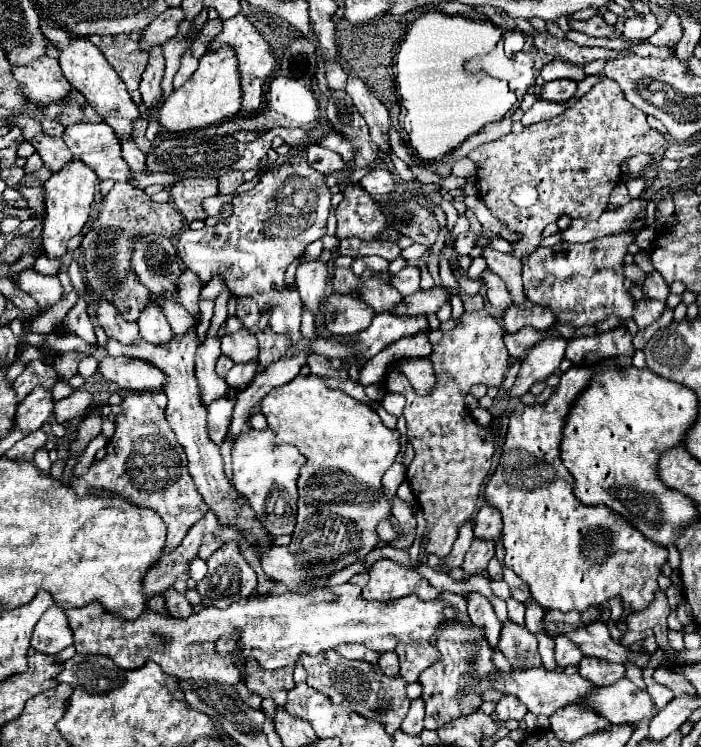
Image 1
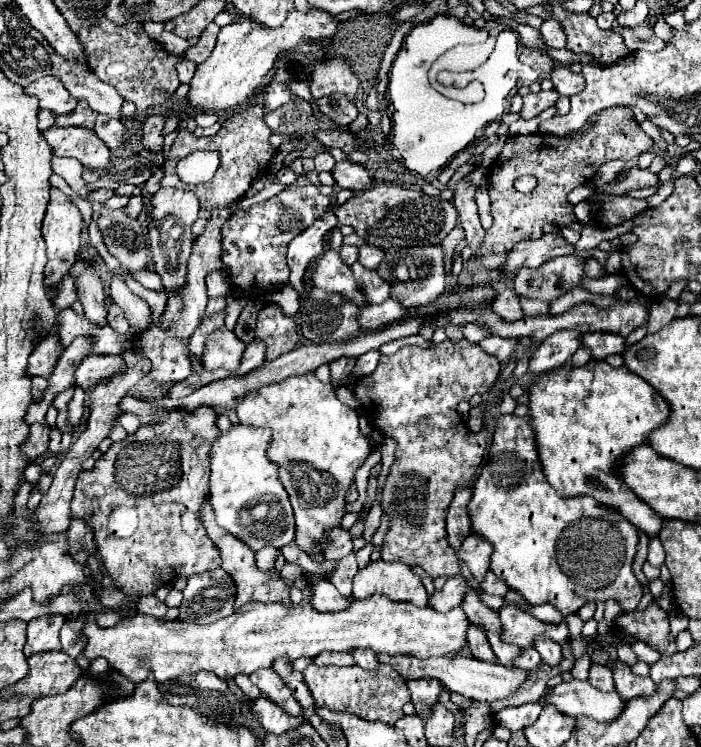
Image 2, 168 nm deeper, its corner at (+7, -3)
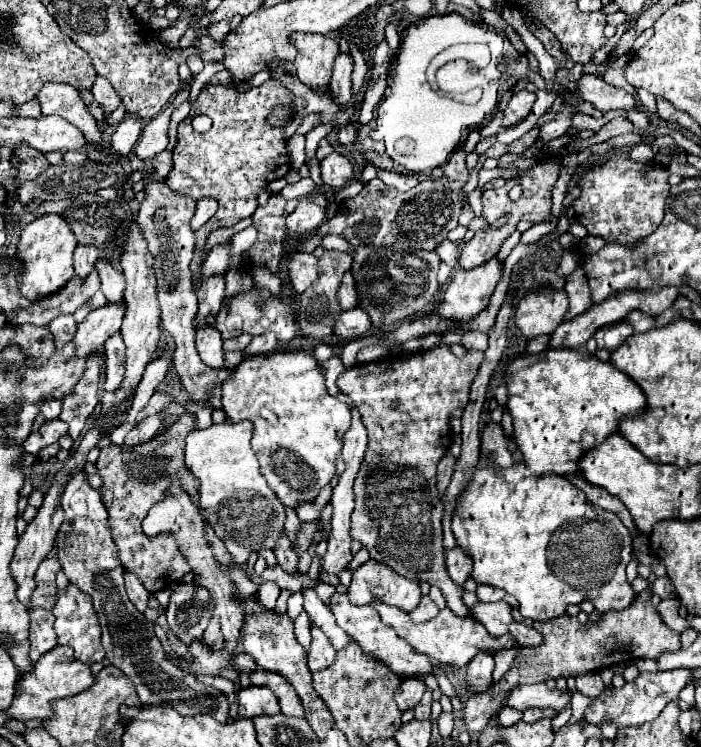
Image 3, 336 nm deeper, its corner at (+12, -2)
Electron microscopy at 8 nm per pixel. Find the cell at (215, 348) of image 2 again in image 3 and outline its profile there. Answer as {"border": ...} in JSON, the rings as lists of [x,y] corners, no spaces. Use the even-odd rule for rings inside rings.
{"border":[[[202,327],[196,329],[196,351],[200,355],[200,359],[208,365],[208,367],[216,367],[220,369],[224,365],[224,349],[222,349],[222,337],[214,327]]]}

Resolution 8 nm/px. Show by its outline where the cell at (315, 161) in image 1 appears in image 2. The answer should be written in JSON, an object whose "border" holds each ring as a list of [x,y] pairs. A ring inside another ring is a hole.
{"border":[[[319,152],[319,154],[315,156],[315,170],[317,170],[317,172],[323,172],[323,170],[331,172],[333,166],[335,166],[335,158],[333,158],[329,152]]]}

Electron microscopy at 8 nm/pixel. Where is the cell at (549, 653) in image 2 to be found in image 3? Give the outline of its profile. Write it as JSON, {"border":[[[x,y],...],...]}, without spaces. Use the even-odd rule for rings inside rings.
{"border":[[[512,621],[508,631],[518,639],[520,645],[526,645],[526,647],[538,647],[540,645],[540,633],[530,625],[524,625],[520,621]]]}

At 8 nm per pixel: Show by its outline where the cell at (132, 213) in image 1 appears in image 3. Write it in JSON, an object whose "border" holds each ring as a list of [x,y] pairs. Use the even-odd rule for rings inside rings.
{"border":[[[116,333],[104,343],[104,355],[106,355],[106,383],[102,385],[104,391],[116,393],[124,381],[124,341],[122,335]]]}

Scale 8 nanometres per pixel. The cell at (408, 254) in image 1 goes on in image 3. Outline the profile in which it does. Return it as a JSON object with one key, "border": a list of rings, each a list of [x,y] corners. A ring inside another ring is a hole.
{"border":[[[326,235],[320,243],[324,249],[338,249],[338,251],[346,251],[346,253],[352,253],[352,247],[346,243],[344,237],[340,235]]]}

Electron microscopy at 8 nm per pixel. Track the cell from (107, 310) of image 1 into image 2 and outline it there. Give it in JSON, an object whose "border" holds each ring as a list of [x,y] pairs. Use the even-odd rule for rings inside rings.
{"border":[[[77,262],[71,270],[73,276],[79,276],[77,280],[77,296],[83,304],[85,316],[93,324],[107,324],[107,310],[105,310],[105,290],[97,274],[93,274],[83,262]]]}

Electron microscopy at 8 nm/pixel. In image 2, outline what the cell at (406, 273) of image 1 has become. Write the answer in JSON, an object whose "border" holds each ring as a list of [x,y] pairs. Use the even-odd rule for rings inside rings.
{"border":[[[355,262],[351,266],[351,270],[353,270],[357,284],[361,284],[361,288],[365,288],[365,296],[369,296],[371,304],[383,304],[387,298],[391,298],[393,282],[385,282],[375,270],[367,270],[359,262]]]}

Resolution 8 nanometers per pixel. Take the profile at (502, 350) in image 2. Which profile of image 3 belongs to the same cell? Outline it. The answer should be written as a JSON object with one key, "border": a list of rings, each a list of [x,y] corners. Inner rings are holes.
{"border":[[[480,331],[464,333],[460,345],[466,347],[466,349],[480,349],[480,351],[486,351],[486,347],[488,347],[488,335],[486,335],[486,333],[480,333]]]}

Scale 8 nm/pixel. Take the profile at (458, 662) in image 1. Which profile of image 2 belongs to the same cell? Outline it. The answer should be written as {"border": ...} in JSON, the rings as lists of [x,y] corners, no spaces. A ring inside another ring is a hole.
{"border":[[[433,678],[411,680],[411,682],[407,682],[407,686],[409,686],[409,692],[411,692],[411,702],[415,706],[415,714],[421,716],[423,722],[427,722],[433,716],[431,708],[439,702],[439,694],[445,688],[441,686],[439,680],[433,680]]]}

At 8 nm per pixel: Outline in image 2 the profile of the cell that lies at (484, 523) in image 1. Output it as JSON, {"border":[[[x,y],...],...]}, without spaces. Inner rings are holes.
{"border":[[[471,532],[465,538],[465,542],[461,546],[461,552],[457,552],[457,556],[467,562],[469,570],[471,570],[471,574],[473,574],[473,578],[477,582],[481,578],[485,578],[485,574],[489,570],[489,558],[491,558],[491,554],[493,554],[491,542],[485,540],[483,536],[475,534],[475,532]]]}

